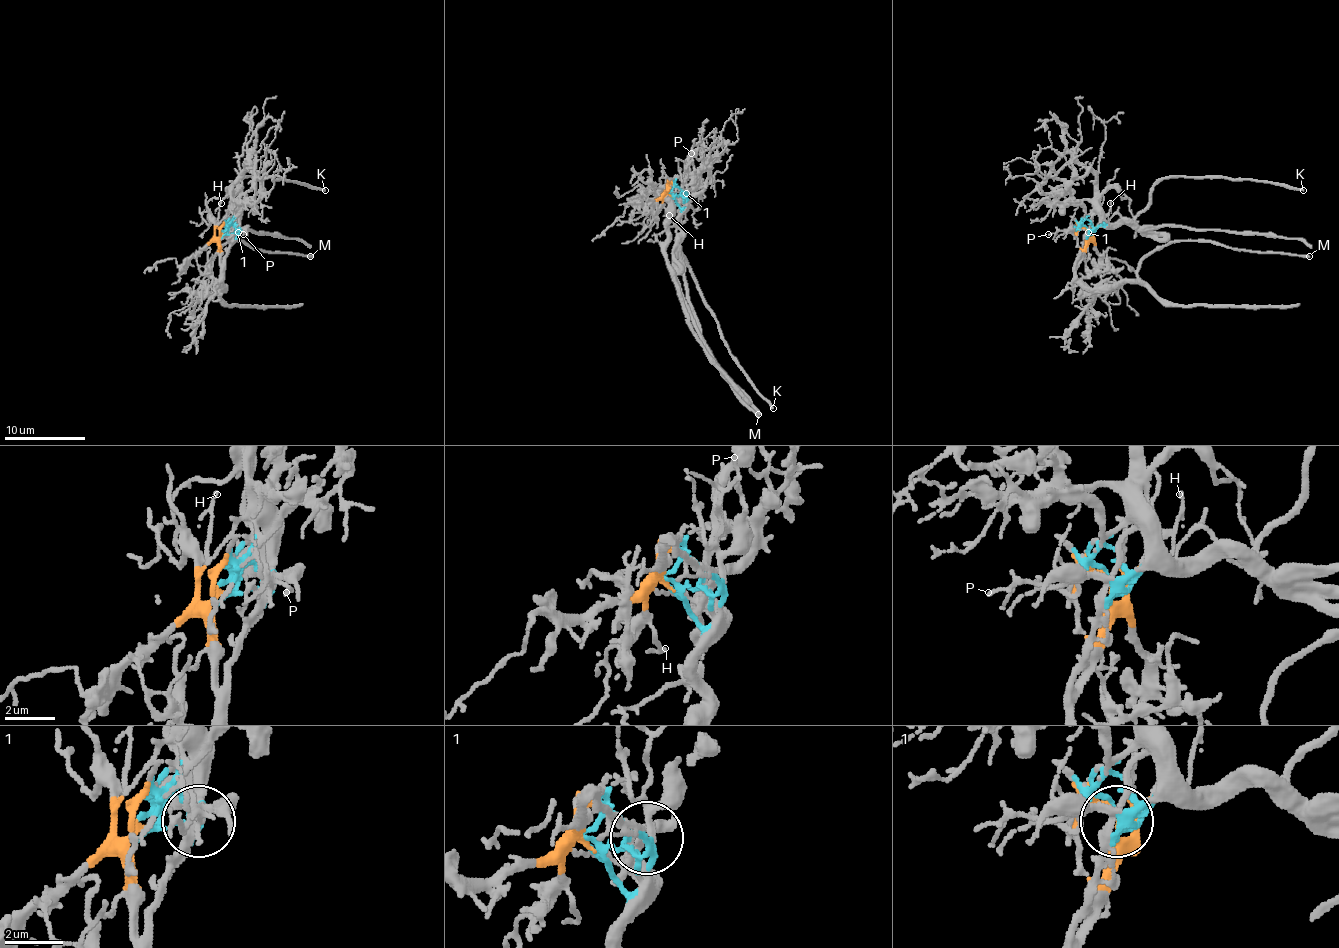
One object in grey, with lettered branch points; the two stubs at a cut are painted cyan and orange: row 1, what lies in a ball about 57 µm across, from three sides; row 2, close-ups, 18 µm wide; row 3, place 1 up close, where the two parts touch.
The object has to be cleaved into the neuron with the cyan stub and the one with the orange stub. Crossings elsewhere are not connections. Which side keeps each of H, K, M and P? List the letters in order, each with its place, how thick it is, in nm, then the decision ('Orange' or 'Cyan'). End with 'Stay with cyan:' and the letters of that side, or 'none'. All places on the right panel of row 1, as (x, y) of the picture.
H: Place: (1110, 203). Thickness 100 nm. Orange
K: Place: (1303, 190). Thickness 200 nm. Cyan
M: Place: (1309, 256). Thickness 240 nm. Orange
P: Place: (1048, 234). Thickness 130 nm. Cyan
Stay with cyan: K, P

